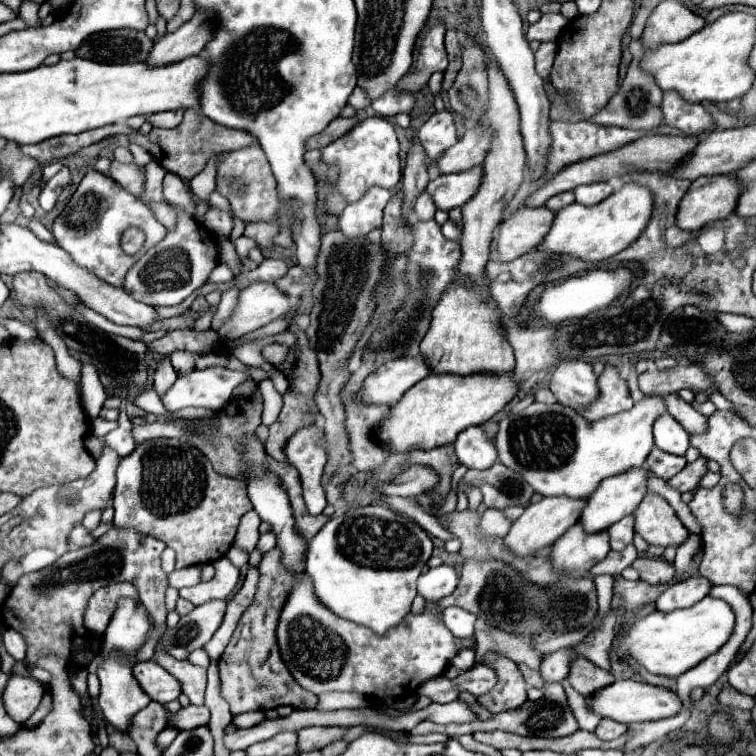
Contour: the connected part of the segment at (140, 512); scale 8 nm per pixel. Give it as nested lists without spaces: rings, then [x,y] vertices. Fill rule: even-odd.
[[[153,438],[139,444],[129,456],[121,458],[113,492],[113,508],[115,526],[143,526],[143,536],[153,536],[173,548],[177,554],[175,568],[185,568],[195,564],[211,564],[225,556],[233,544],[241,516],[253,506],[247,498],[243,480],[217,474],[201,450],[175,438]]]

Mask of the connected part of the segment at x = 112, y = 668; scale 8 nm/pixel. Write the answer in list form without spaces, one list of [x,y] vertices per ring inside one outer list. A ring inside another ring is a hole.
[[[123,600],[123,602],[119,602],[117,614],[111,618],[111,624],[107,626],[107,630],[103,634],[105,660],[97,670],[97,676],[101,680],[101,694],[97,698],[97,704],[99,704],[101,714],[107,720],[107,724],[115,726],[121,732],[127,732],[133,716],[151,702],[151,698],[147,698],[147,694],[135,682],[133,672],[131,672],[131,668],[135,664],[135,652],[137,652],[137,648],[141,648],[145,644],[145,634],[147,634],[149,626],[151,626],[151,622],[147,618],[147,610],[143,606],[139,606],[137,602]]]

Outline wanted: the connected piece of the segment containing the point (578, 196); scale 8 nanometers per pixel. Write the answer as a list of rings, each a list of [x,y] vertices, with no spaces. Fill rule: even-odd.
[[[599,182],[599,184],[587,184],[587,186],[579,186],[573,194],[575,194],[575,202],[583,204],[583,206],[595,206],[599,202],[603,202],[607,196],[611,196],[613,188],[607,182]]]

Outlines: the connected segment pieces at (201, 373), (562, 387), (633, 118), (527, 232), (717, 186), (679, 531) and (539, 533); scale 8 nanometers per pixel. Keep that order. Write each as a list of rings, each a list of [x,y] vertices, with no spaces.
[[[211,366],[205,370],[193,370],[171,386],[171,390],[163,396],[163,404],[167,410],[175,412],[187,406],[203,406],[221,410],[231,398],[235,386],[247,380],[249,374],[241,370],[227,370],[221,366]]]
[[[561,360],[553,372],[549,390],[559,404],[583,412],[599,398],[597,376],[593,366],[583,360]]]
[[[639,40],[631,42],[631,54],[633,54],[633,62],[627,70],[625,80],[621,82],[617,94],[609,100],[609,104],[593,118],[595,124],[603,124],[603,126],[619,126],[619,128],[629,128],[629,130],[655,130],[661,126],[663,118],[661,118],[661,100],[663,100],[663,92],[655,86],[653,78],[647,78],[647,74],[643,74],[639,70],[639,58],[641,58],[641,44]]]
[[[545,206],[535,210],[519,208],[507,216],[495,234],[499,262],[511,262],[533,250],[539,244],[539,238],[547,234],[547,226],[551,226],[553,216],[555,214]]]
[[[729,174],[697,178],[679,200],[675,224],[681,230],[697,232],[711,222],[723,220],[733,212],[739,192],[739,180],[731,178]]]
[[[647,492],[637,510],[633,512],[635,532],[649,544],[669,546],[683,544],[689,530],[683,528],[675,510],[659,494]]]
[[[543,498],[537,504],[531,504],[525,508],[525,512],[511,524],[511,530],[503,538],[503,544],[513,556],[525,558],[531,556],[547,546],[551,546],[559,536],[563,536],[577,520],[579,510],[583,510],[585,500],[571,500],[571,498]]]

